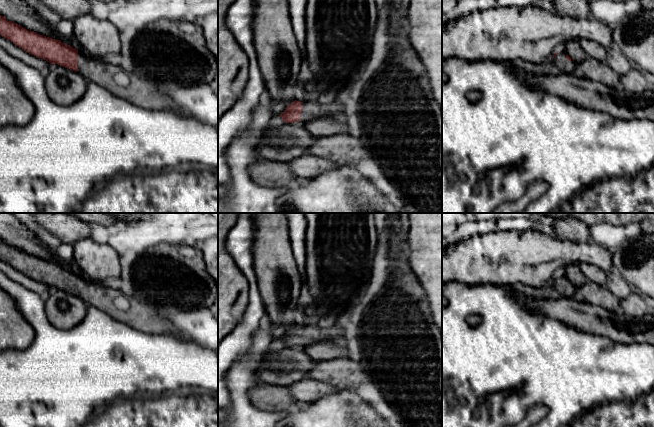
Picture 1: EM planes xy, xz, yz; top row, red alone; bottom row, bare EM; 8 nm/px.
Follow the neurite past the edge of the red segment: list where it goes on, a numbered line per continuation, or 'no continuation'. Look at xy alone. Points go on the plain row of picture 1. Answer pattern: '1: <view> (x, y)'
1: xy (122, 306)

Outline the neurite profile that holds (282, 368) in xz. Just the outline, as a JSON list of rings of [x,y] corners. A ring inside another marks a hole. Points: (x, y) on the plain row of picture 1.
[[[285,347],[280,351],[269,351],[265,354],[257,375],[264,384],[287,387],[308,378],[308,373],[315,362],[304,351]]]

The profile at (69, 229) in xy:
[[[33,213],[37,223],[56,236],[61,243],[73,245],[78,240],[91,237],[88,223],[68,213]]]

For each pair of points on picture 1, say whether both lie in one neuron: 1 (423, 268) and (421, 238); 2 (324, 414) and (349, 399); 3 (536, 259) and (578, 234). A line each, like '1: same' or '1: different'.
1: same
2: same
3: different

